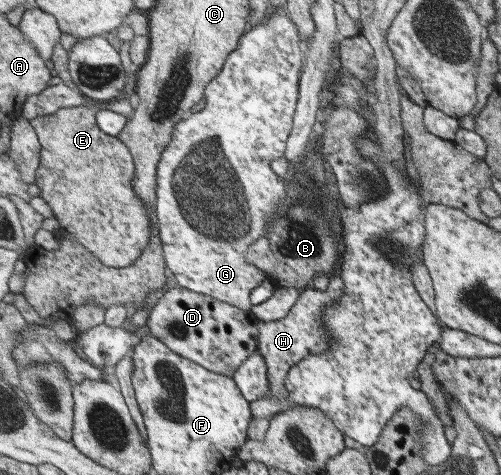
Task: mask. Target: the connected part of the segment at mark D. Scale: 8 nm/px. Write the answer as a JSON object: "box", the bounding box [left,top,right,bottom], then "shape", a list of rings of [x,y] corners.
{"box":[145,286,260,377],"shape":[[[182,286],[164,293],[151,309],[145,332],[163,340],[175,353],[231,377],[244,362],[258,358],[260,320],[253,313]]]}

